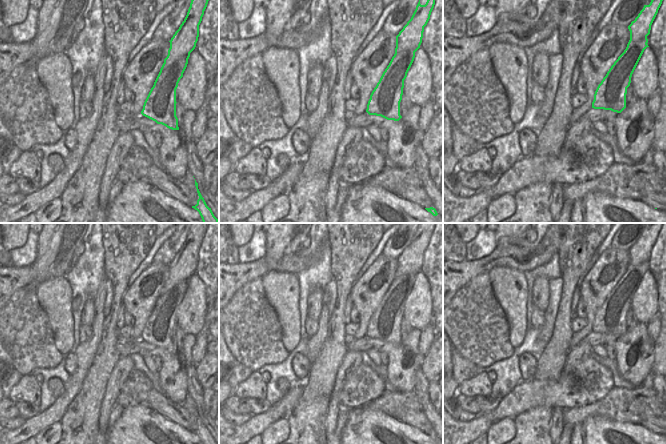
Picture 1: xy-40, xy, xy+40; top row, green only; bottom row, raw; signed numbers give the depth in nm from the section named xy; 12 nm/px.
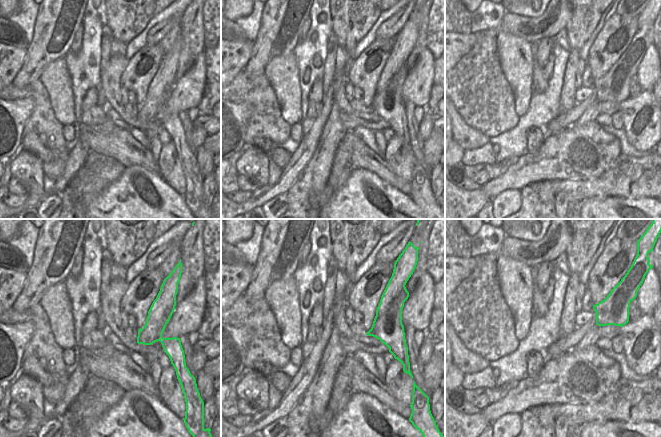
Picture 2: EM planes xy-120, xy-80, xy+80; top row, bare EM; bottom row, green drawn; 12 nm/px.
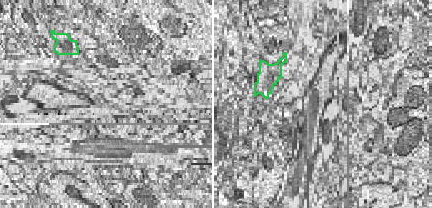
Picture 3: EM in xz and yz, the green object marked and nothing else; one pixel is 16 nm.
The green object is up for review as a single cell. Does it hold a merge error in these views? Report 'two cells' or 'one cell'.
two cells

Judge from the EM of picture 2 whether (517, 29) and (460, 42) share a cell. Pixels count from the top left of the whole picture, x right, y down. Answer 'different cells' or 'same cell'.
same cell

